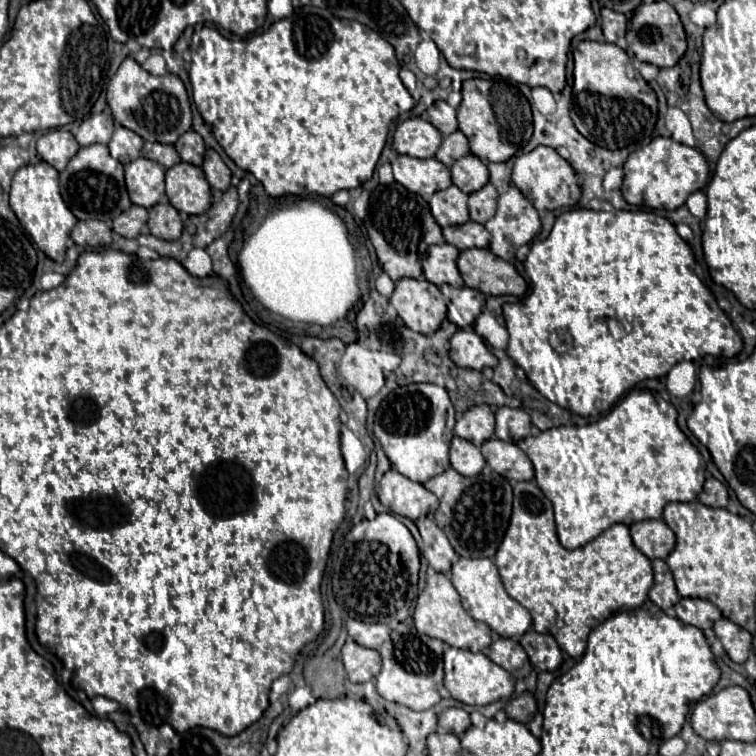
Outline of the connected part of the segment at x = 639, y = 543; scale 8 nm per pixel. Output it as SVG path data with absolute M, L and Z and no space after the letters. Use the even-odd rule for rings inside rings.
M640 521L630 525L630 535L634 545L648 557L648 559L666 559L666 555L674 549L674 533L662 521Z

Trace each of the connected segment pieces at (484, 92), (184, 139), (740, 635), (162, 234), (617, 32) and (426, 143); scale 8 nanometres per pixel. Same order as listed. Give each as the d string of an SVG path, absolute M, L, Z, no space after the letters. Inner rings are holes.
M470 79L462 83L462 103L458 107L458 127L470 141L470 151L486 161L508 161L520 145L532 137L532 113L520 89L504 79Z
M192 129L186 131L186 133L174 143L174 147L176 147L176 151L178 151L178 155L180 155L182 161L186 161L186 163L190 163L190 165L196 165L196 167L202 165L206 147L204 147L202 137L200 137L196 131L192 131Z
M722 617L714 623L714 633L722 641L724 651L728 653L728 657L734 663L746 661L748 651L750 651L750 643L752 643L752 635L746 629L742 629L740 625Z
M158 203L148 211L148 229L154 237L164 241L176 241L182 233L182 219L170 203Z
M602 9L602 31L608 43L616 43L626 35L628 19L622 13L616 13L612 9Z
M410 117L398 123L394 131L394 149L400 155L410 155L420 159L434 157L440 147L440 141L442 141L440 131L432 123L420 117Z

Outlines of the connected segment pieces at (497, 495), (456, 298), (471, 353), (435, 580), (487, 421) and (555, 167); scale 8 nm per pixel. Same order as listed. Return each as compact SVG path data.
M452 467L442 475L436 475L424 483L432 491L440 507L436 511L436 525L446 533L452 549L460 557L488 557L492 559L502 537L506 533L510 513L512 513L512 487L510 483L492 471L480 473L476 477L464 477Z
M442 285L440 291L448 301L447 304L447 319L455 323L460 328L465 328L472 325L476 317L482 313L486 295L470 289L470 287L450 287L450 285Z
M458 329L450 339L450 359L458 367L468 367L478 371L482 367L494 367L498 363L498 359L486 347L484 339L478 337L474 331L464 331L464 329Z
M430 573L426 579L424 591L418 595L416 609L414 609L414 627L434 639L440 639L452 647L458 649L470 649L470 651L484 651L492 643L490 627L486 623L474 621L462 607L460 595L454 589L452 581L444 573Z
M476 405L464 413L460 421L456 421L454 435L472 441L474 445L482 445L494 435L494 413L488 405Z
M536 147L534 151L520 155L514 161L512 169L512 183L520 189L520 193L536 207L536 209L562 209L562 207L574 207L580 199L580 187L576 183L576 173L570 167L566 159L562 159L554 149L550 147Z

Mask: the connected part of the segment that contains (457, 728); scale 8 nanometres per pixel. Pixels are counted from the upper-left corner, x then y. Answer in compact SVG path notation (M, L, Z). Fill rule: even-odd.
M450 707L444 713L440 713L438 725L440 725L440 729L454 733L456 737L462 737L464 731L470 727L470 715L460 707Z

